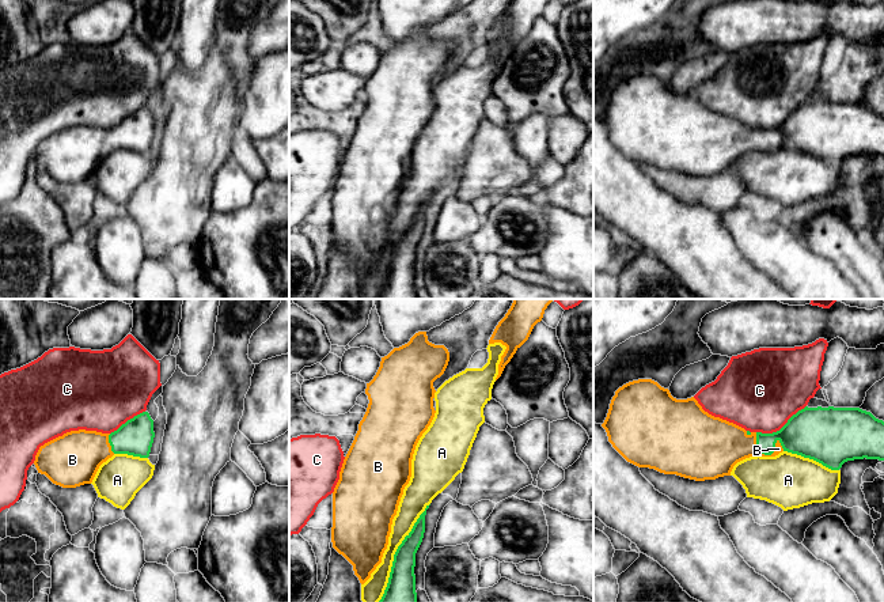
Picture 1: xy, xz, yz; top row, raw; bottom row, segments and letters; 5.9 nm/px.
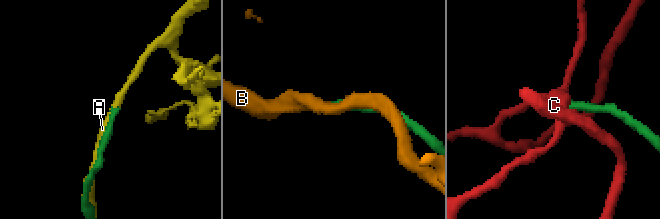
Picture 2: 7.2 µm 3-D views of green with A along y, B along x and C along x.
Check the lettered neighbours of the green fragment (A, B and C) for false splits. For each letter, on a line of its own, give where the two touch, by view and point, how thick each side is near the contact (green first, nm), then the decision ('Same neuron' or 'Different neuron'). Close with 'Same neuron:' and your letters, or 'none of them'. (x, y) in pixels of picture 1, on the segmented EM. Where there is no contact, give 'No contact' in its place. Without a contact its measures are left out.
A: Touches green at xz (395, 552). Thickness 170 nm (green) against 130 nm. Different neuron
B: Touches green at yz (765, 454). Thickness 240 nm (green) against 50 nm. Same neuron
C: Touches green at yz (782, 427). Thickness 320 nm (green) against 480 nm. Different neuron
Same neuron: B

